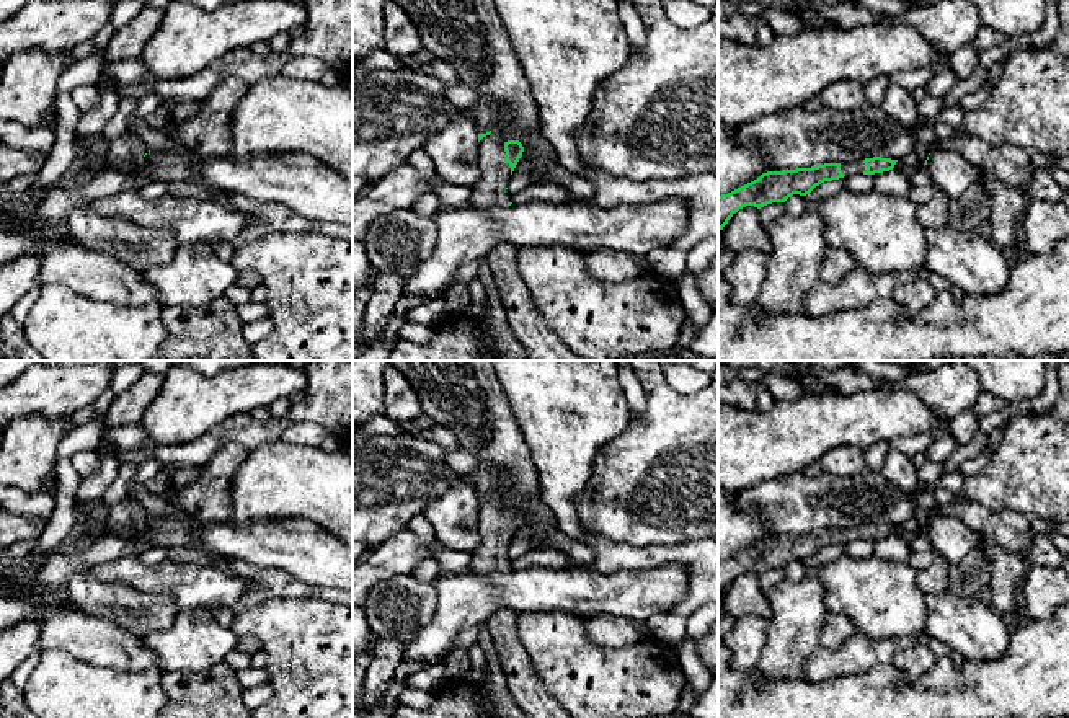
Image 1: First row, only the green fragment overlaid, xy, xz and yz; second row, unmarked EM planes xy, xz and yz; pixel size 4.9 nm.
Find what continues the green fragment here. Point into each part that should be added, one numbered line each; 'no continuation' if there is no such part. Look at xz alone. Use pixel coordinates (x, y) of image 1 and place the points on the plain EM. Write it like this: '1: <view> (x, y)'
1: xz (490, 557)

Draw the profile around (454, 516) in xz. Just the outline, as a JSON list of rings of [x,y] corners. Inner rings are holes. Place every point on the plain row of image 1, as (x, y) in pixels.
[[[457,480],[424,509],[434,537],[447,548],[473,553],[480,545],[478,496],[467,480]]]

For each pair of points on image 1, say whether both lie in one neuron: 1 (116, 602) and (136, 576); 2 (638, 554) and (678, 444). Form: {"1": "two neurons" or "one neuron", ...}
{"1": "two neurons", "2": "two neurons"}

